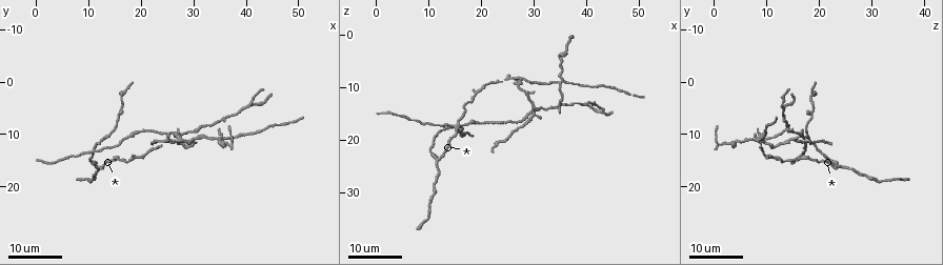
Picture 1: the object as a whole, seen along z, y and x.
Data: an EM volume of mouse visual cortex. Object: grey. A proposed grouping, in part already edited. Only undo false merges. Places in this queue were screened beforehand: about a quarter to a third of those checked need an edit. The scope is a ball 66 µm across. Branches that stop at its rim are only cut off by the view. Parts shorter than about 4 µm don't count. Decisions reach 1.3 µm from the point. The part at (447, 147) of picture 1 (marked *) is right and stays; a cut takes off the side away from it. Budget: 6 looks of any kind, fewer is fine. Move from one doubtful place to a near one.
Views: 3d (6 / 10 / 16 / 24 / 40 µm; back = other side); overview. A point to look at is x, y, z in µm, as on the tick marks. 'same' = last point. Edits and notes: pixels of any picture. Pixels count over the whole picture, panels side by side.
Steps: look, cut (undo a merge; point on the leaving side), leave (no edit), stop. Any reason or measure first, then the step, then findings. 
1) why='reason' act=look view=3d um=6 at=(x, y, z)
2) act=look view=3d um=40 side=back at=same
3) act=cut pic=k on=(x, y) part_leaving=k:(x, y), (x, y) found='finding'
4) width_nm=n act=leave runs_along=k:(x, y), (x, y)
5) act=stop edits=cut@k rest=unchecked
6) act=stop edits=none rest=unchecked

why='arms run side by side' act=look view=3d um=16 at=(27.5, 11.0, 8.5)

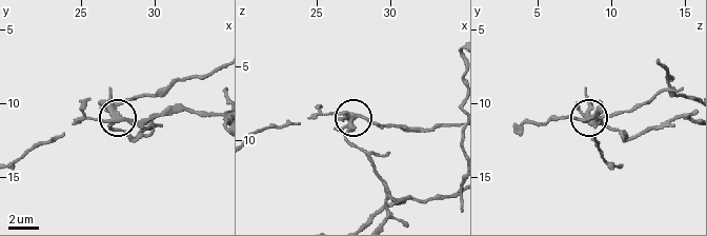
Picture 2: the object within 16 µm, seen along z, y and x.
act=look view=3d um=10 at=(27.4, 11.0, 8.6)

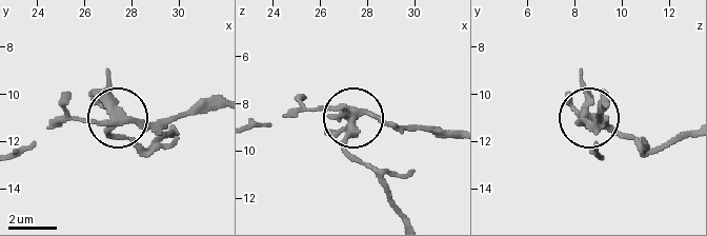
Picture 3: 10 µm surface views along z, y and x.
arms=5 act=cut pic=3 on=(92, 104) part_leaving=3:(117, 121), (113, 133), (139, 149), (169, 129) found='two neurons meet here'

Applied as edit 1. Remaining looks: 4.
why='branch point' act=look view=3d um=16 at=(11.5, 16.0, 24.0)

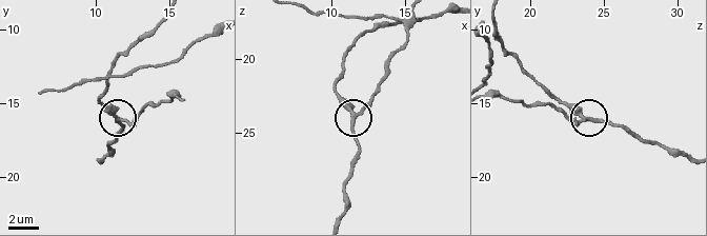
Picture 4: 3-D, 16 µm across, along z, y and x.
act=look view=3d um=6 at=(11.6, 16.0, 23.6)

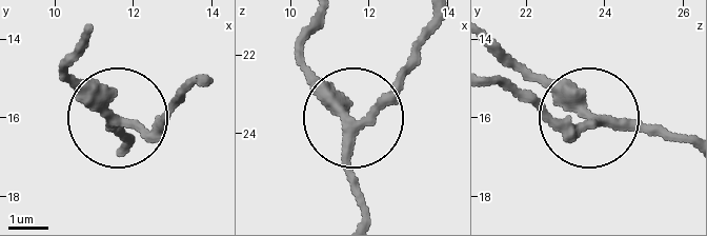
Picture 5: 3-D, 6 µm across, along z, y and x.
arms=3 act=leave found='one neuron here'

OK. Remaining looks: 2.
act=stop edits=cut@3 rest=unchecked

